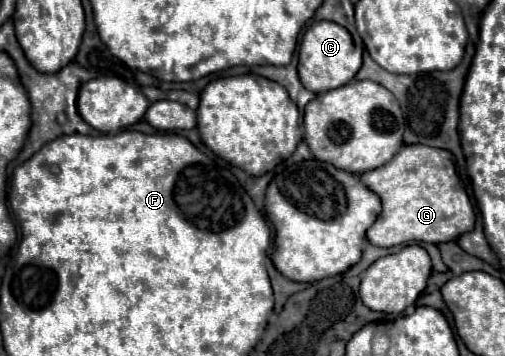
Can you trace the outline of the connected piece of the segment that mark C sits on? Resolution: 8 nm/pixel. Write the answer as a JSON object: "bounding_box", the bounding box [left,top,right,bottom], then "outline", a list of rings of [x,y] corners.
{"bounding_box":[297,21,363,93],"outline":[[[316,21],[302,35],[297,71],[302,85],[308,91],[324,93],[324,91],[332,91],[334,87],[342,87],[348,81],[352,81],[362,66],[362,57],[363,48],[354,44],[348,29],[344,29],[342,25],[334,21]]]}

